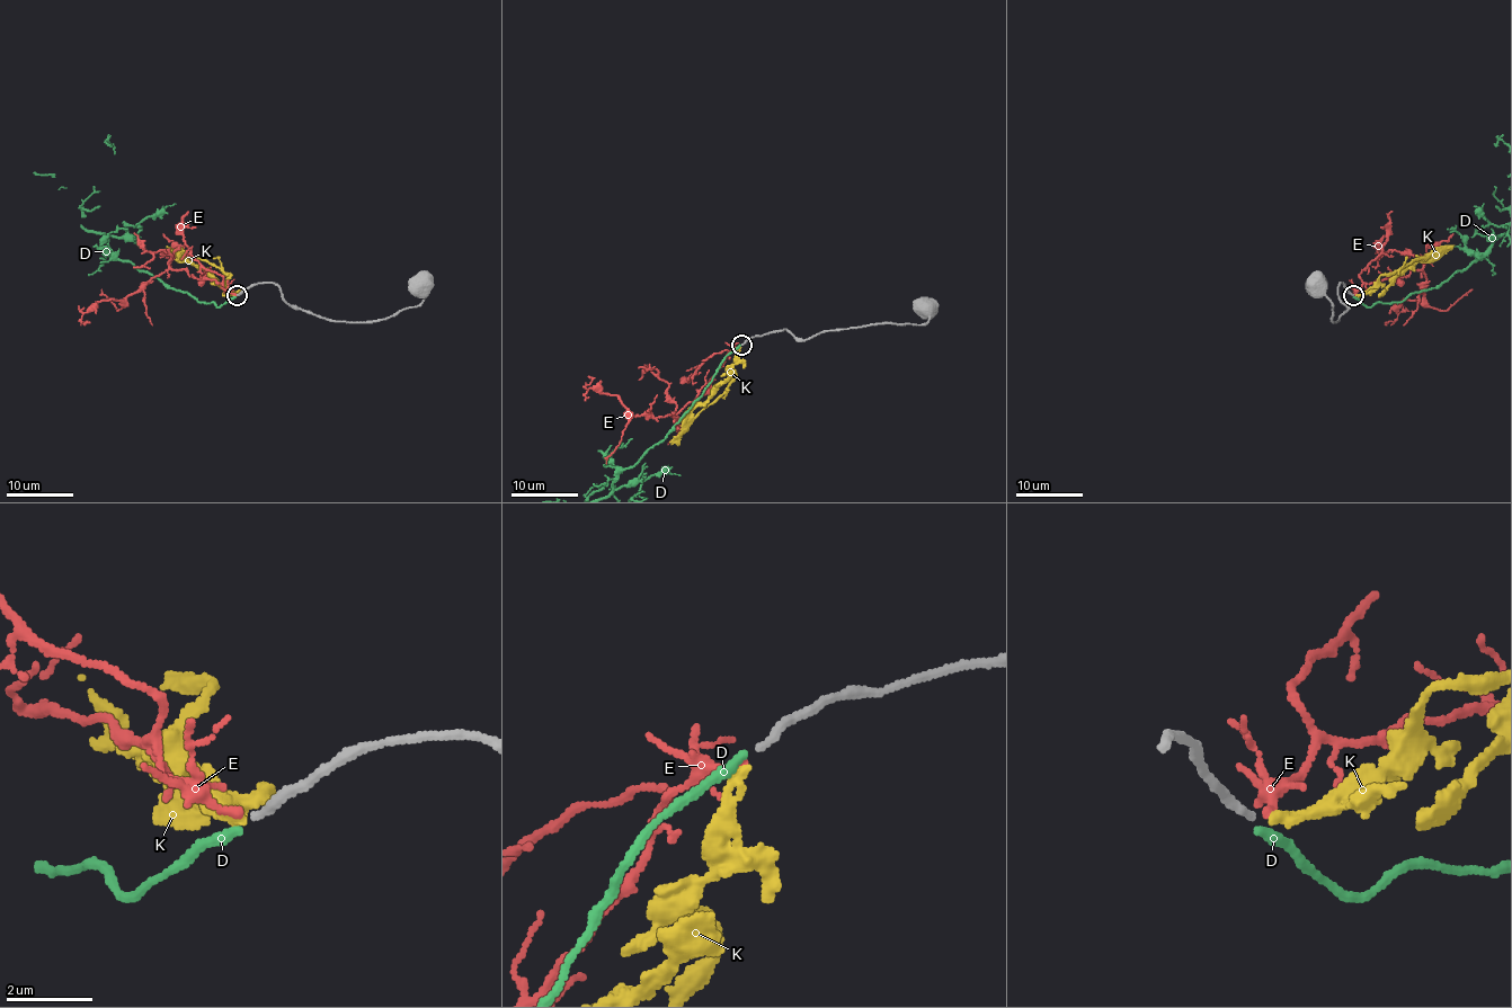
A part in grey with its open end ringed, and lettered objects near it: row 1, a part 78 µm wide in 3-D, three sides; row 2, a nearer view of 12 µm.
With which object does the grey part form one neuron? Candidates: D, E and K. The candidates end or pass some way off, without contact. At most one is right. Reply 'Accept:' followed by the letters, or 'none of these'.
Accept: none of these

